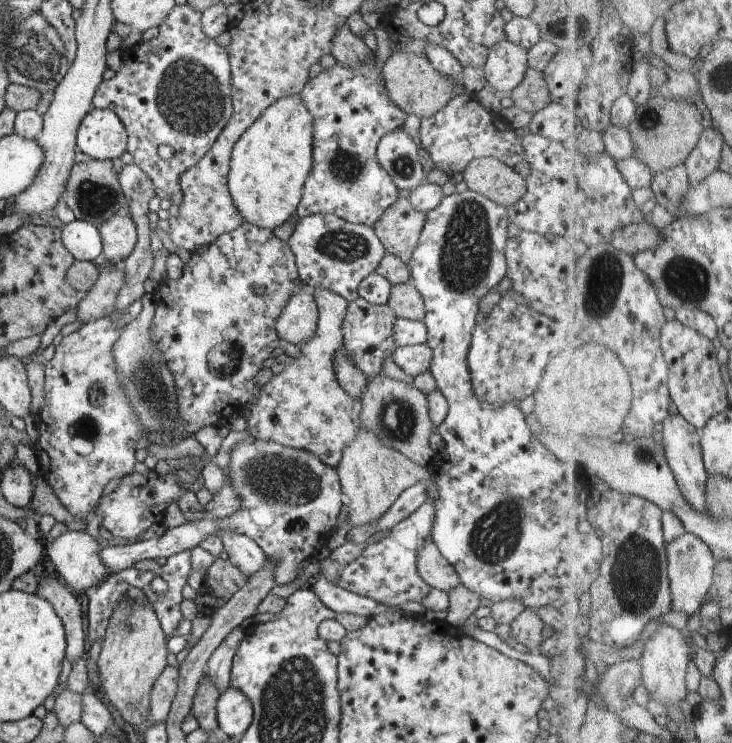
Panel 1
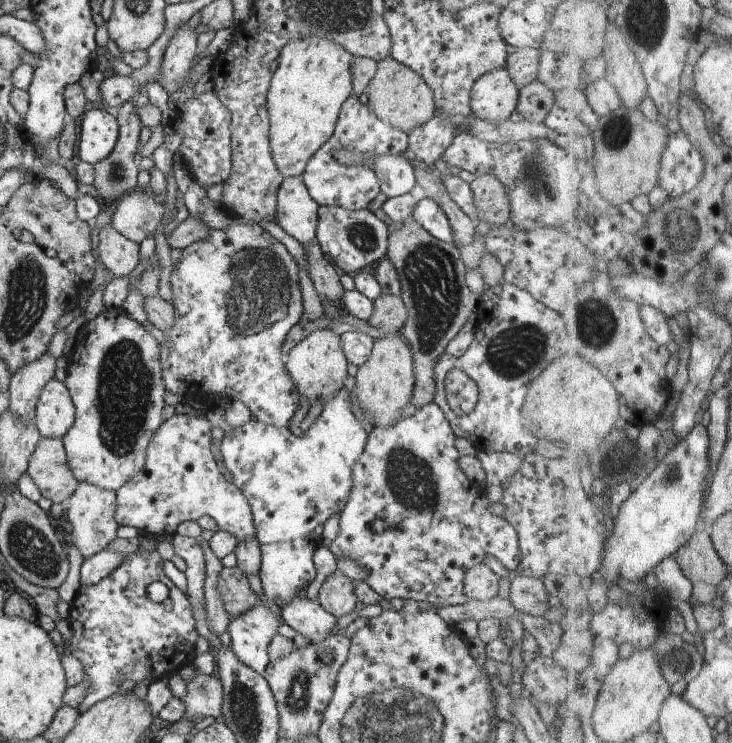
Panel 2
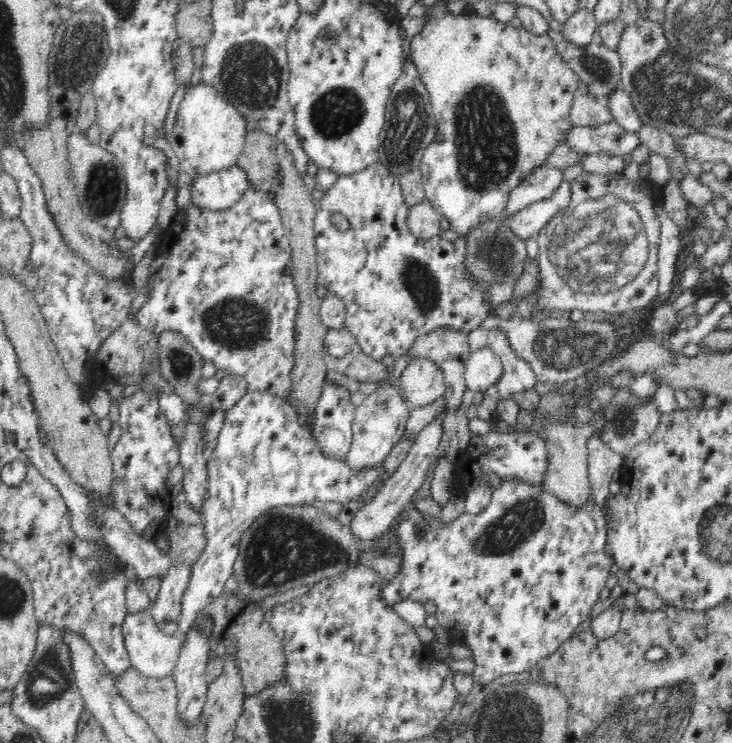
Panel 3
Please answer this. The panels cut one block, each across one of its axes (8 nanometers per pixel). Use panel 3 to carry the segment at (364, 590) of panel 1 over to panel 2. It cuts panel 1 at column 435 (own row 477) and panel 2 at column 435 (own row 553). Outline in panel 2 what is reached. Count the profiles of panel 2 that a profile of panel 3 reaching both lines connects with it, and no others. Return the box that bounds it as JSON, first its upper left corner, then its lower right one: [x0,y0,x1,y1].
[329,401,520,609]

